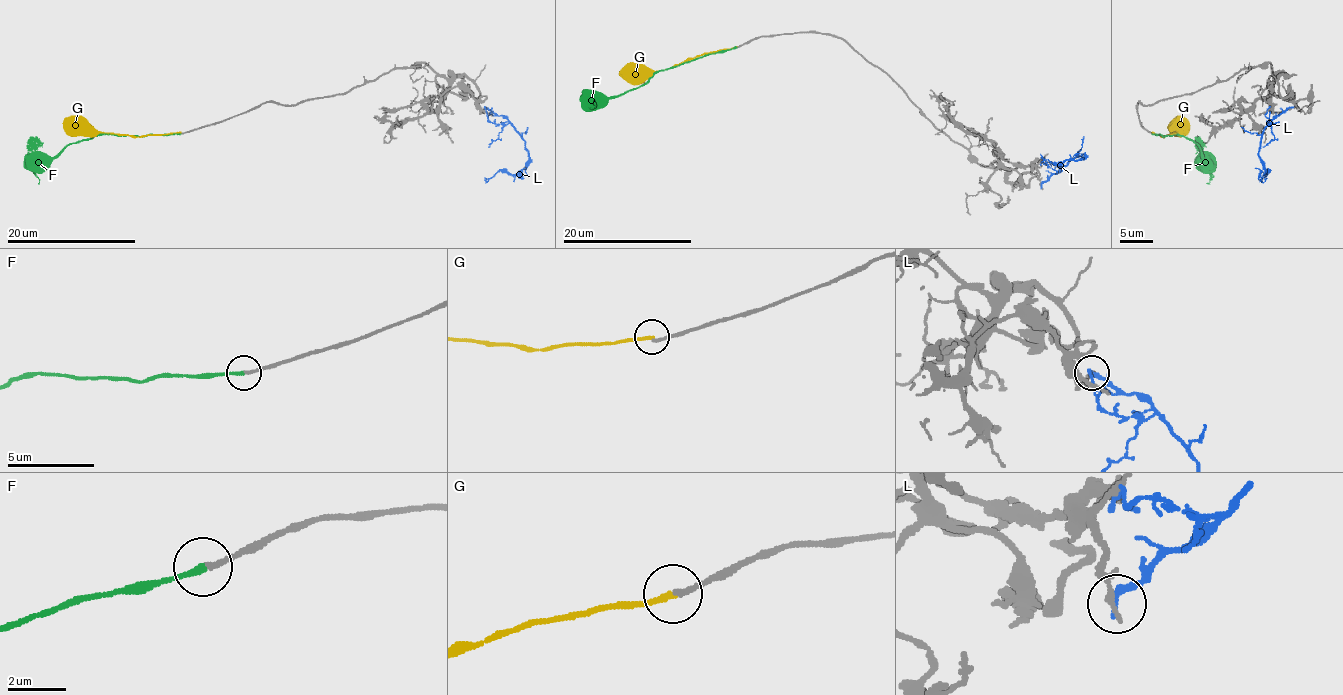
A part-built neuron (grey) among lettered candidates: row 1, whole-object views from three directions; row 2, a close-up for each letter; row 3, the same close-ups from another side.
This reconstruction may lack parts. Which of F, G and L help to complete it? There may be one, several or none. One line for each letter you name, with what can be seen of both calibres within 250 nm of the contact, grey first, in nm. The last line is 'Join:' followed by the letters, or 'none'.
F: 180 nm thick on the grey side, 200 nm on the other
Join: F

